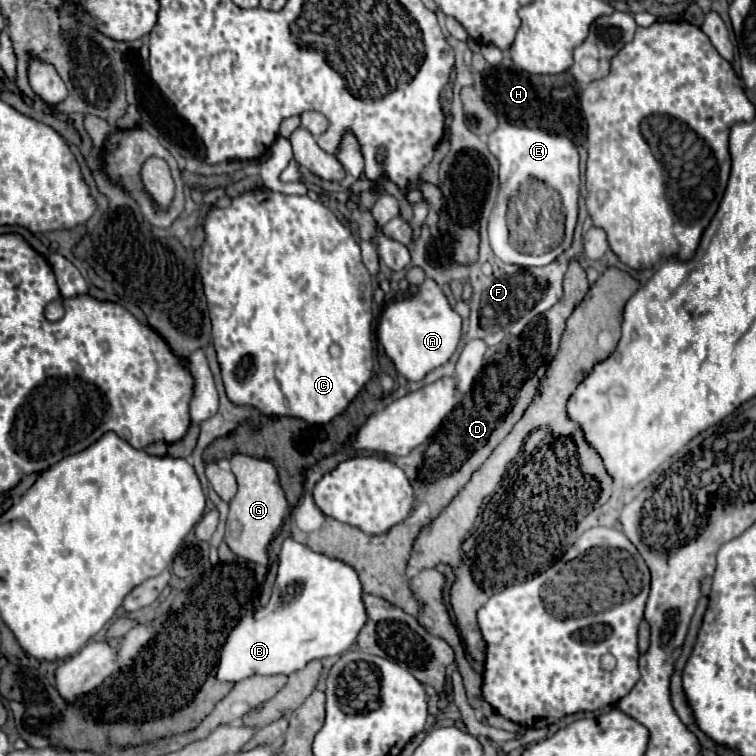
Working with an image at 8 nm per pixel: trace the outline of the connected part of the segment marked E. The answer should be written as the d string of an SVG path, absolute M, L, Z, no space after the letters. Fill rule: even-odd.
M502 122L490 136L488 136L488 150L496 156L496 160L500 162L500 190L496 192L494 198L494 210L490 214L490 222L488 222L488 236L490 236L490 246L494 250L494 254L506 262L506 264L516 264L516 266L546 266L550 262L554 262L564 250L568 250L572 246L572 238L574 238L574 228L576 228L576 220L578 220L578 196L580 196L580 156L578 156L578 148L574 144L574 140L566 134L556 134L544 128L522 128L522 126L514 126L508 122ZM534 176L538 180L544 180L546 184L550 184L552 188L556 188L562 196L564 208L566 208L566 232L564 238L560 242L558 248L554 248L554 252L546 252L546 254L522 254L518 252L510 242L508 242L508 228L506 228L506 204L508 198L518 190L518 186L528 178Z

